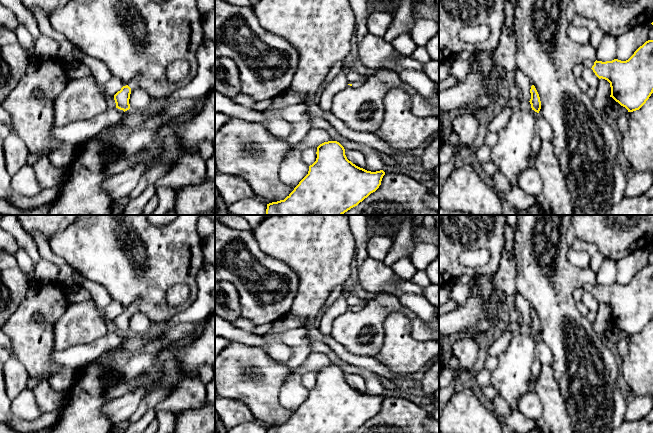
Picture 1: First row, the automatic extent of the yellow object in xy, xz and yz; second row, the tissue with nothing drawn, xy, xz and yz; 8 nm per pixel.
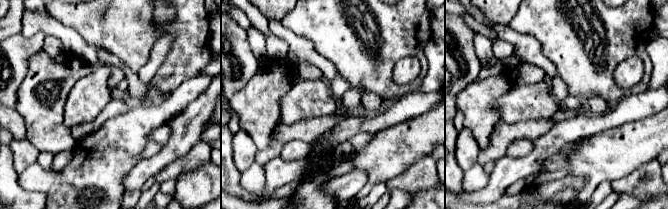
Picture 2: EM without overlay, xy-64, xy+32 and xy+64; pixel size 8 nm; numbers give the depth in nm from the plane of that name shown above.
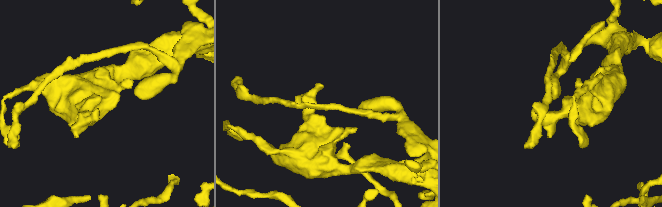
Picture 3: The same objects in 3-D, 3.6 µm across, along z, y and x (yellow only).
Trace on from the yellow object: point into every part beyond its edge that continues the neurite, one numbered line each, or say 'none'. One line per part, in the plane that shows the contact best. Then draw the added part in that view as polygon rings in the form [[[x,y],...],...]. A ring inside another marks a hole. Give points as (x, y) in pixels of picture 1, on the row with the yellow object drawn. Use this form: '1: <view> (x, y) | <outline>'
1: xy (132, 84) | [[[137,75],[133,80],[131,80],[131,81],[128,83],[128,86],[129,86],[131,89],[134,89],[135,87],[137,87],[137,84],[138,84],[139,79],[140,79],[140,75]]]

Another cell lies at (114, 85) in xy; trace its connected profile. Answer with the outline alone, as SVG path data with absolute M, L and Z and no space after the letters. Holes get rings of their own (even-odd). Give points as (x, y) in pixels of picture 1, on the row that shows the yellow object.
M114 77L102 87L102 91L105 97L114 96L118 91L121 90L121 88L122 88L122 84L120 79Z

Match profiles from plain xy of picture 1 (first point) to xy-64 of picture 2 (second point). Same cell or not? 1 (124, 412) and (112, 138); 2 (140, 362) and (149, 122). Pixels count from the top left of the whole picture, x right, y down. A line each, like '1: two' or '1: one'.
1: two
2: two

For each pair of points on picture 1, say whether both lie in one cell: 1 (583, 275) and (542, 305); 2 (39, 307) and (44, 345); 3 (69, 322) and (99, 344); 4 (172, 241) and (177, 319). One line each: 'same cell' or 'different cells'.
1: same cell
2: same cell
3: different cells
4: different cells

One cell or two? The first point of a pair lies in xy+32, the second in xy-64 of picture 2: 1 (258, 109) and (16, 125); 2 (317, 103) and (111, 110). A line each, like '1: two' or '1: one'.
1: two
2: two

